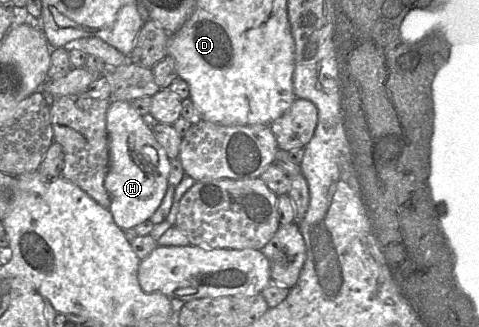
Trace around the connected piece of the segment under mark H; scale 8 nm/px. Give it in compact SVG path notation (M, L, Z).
M115 100L110 104L106 127L110 163L104 185L111 198L109 211L120 229L134 228L160 206L169 185L171 160L130 102Z

